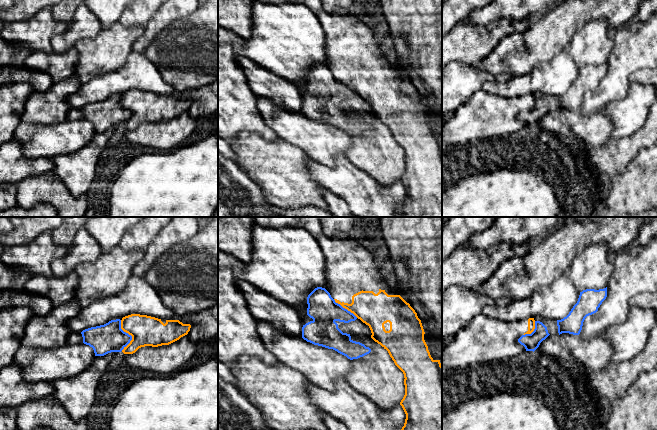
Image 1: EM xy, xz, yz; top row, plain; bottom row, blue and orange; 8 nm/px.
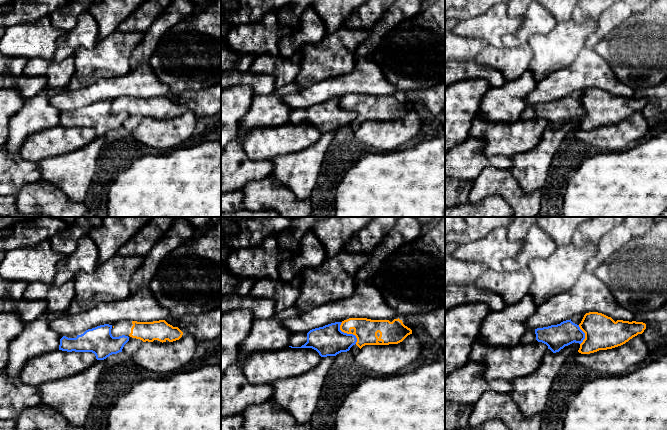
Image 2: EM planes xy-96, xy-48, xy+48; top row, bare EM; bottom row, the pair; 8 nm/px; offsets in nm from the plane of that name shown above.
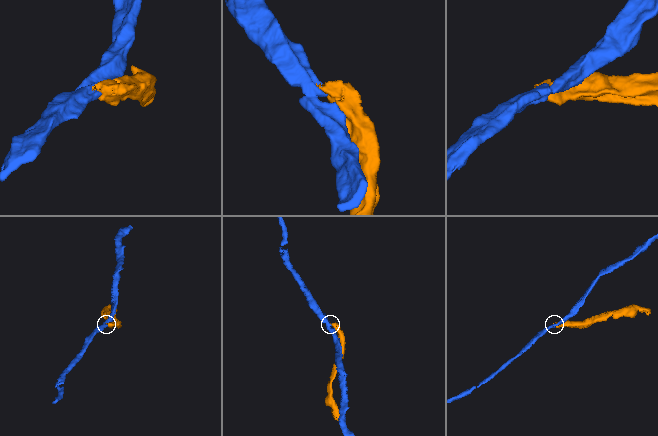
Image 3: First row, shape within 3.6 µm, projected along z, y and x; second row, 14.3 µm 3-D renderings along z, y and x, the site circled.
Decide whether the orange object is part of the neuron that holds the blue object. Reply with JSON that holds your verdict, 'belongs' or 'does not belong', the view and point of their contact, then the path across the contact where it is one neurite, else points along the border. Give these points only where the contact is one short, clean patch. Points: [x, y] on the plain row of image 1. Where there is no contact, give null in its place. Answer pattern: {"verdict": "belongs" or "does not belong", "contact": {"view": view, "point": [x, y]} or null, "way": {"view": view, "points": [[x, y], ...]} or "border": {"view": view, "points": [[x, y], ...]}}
{"verdict": "does not belong", "contact": {"view": "xy", "point": [128, 110]}, "border": {"view": "xy", "points": [[120, 96], [120, 103], [131, 112], [130, 118], [122, 126]]}}

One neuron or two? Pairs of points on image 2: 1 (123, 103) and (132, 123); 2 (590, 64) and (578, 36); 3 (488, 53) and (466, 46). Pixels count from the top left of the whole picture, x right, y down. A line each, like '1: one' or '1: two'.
1: one
2: two
3: two

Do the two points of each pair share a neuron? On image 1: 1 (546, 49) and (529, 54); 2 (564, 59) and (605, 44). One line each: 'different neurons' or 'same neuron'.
1: same neuron
2: different neurons

